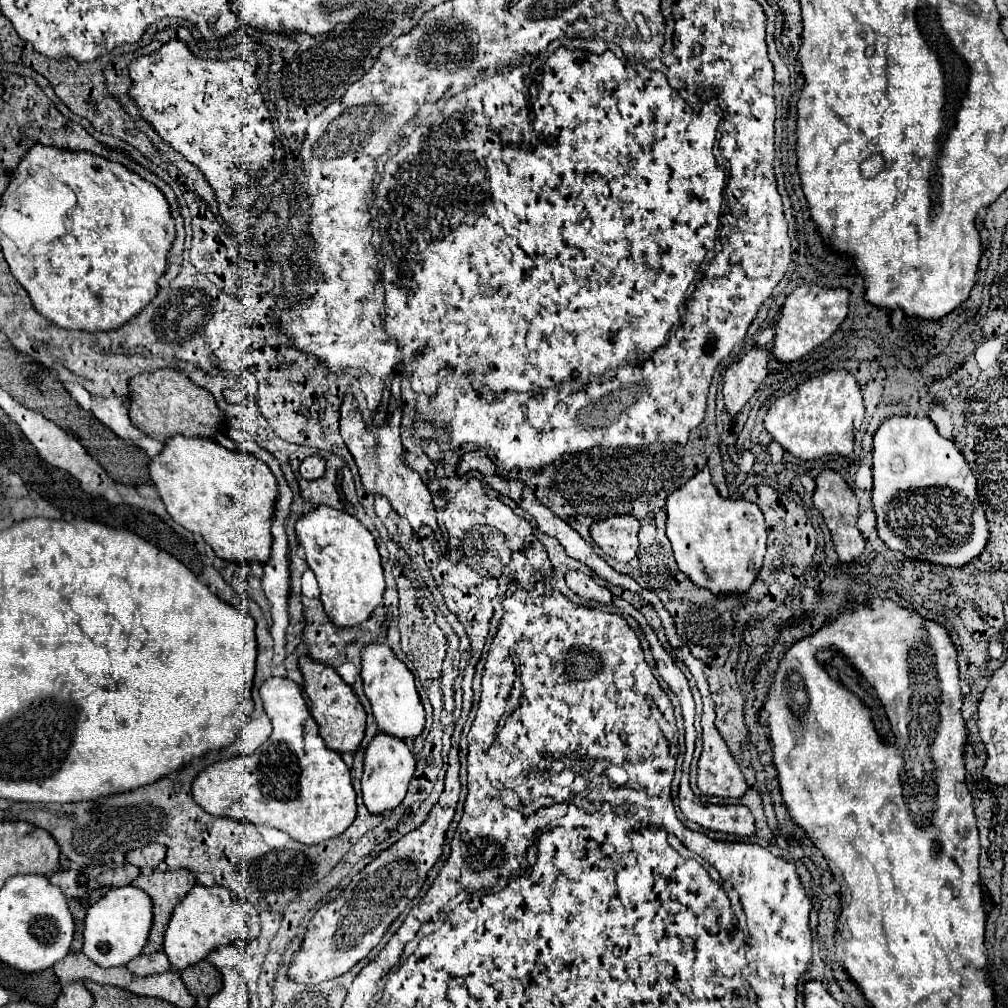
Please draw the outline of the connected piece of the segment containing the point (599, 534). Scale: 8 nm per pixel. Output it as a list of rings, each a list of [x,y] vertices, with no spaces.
[[[613,516],[609,520],[591,526],[591,538],[595,544],[619,562],[629,562],[637,550],[639,524],[633,516]]]

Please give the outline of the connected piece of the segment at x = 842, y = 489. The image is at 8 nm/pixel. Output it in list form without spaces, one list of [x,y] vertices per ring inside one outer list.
[[[821,470],[819,476],[815,478],[817,488],[813,492],[813,504],[815,508],[823,514],[825,524],[831,530],[831,538],[837,550],[837,556],[841,562],[853,562],[857,560],[863,550],[865,550],[865,538],[857,528],[857,516],[859,516],[859,506],[857,506],[857,496],[855,492],[849,488],[849,484],[843,480],[843,476],[835,470]]]

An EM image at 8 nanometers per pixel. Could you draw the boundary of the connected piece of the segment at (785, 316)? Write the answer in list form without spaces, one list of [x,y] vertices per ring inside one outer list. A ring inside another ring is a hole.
[[[815,282],[801,284],[799,288],[795,288],[787,296],[781,310],[781,318],[775,324],[773,352],[777,360],[783,360],[783,362],[797,360],[807,352],[811,352],[813,348],[817,348],[819,344],[823,344],[845,320],[847,310],[849,310],[849,290],[845,288],[823,288],[823,286],[817,286]]]

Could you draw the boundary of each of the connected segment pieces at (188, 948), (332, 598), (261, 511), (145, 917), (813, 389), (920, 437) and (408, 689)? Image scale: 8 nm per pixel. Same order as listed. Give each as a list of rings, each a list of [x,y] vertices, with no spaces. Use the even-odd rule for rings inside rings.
[[[195,884],[187,896],[177,904],[169,926],[165,930],[163,952],[169,956],[171,964],[179,970],[201,962],[211,950],[223,944],[233,944],[235,940],[253,940],[259,936],[259,916],[251,902],[233,898],[231,890],[219,884],[203,886]]]
[[[317,506],[295,522],[297,538],[305,550],[309,568],[315,572],[325,612],[337,626],[355,626],[367,620],[381,602],[385,580],[381,556],[371,532],[351,514],[331,506]]]
[[[175,434],[167,438],[165,448],[149,460],[149,472],[171,518],[189,532],[203,536],[219,558],[229,562],[267,562],[271,554],[269,520],[277,500],[277,480],[259,458],[239,450],[229,450],[211,438],[187,438]]]
[[[135,886],[111,888],[99,902],[87,908],[83,930],[85,942],[81,952],[103,968],[125,966],[131,958],[141,954],[141,948],[147,942],[151,930],[151,920],[153,920],[151,898],[143,890]]]
[[[831,370],[823,376],[803,382],[791,394],[777,398],[765,416],[765,430],[787,452],[801,460],[813,460],[827,454],[849,456],[853,440],[863,420],[863,396],[855,376],[847,370]]]
[[[889,416],[887,420],[881,422],[879,430],[875,432],[873,436],[873,510],[877,514],[877,532],[879,532],[879,538],[891,548],[891,550],[897,550],[909,558],[915,558],[915,560],[925,560],[925,562],[933,562],[933,564],[941,564],[941,566],[965,566],[967,562],[971,562],[973,558],[977,558],[985,544],[987,544],[987,538],[989,538],[989,530],[987,530],[987,518],[985,518],[985,512],[981,508],[981,502],[977,498],[977,482],[975,482],[975,476],[971,472],[971,468],[967,466],[963,454],[959,452],[959,448],[943,438],[935,424],[929,420],[929,418],[919,418],[919,416]]]
[[[371,642],[361,650],[361,678],[363,690],[373,706],[375,720],[381,732],[389,732],[401,740],[417,738],[425,724],[423,704],[419,700],[413,672],[395,656],[389,644]]]

